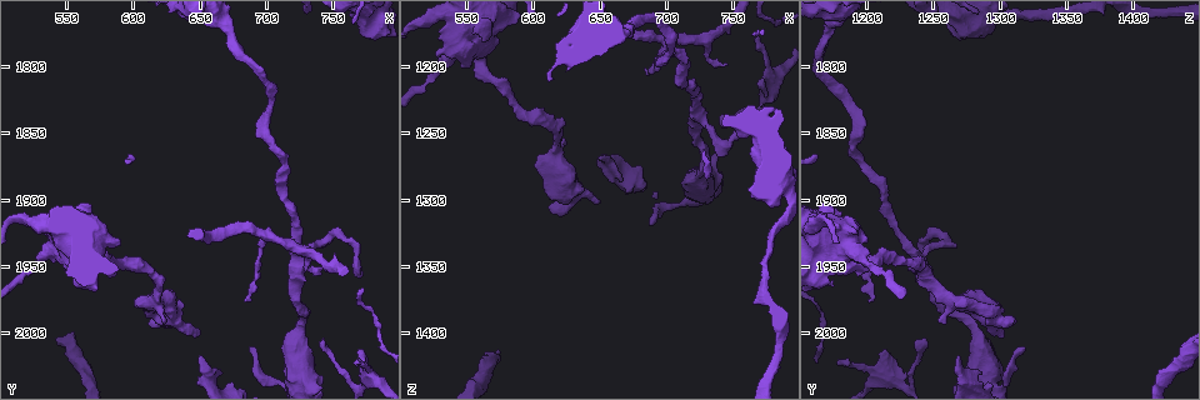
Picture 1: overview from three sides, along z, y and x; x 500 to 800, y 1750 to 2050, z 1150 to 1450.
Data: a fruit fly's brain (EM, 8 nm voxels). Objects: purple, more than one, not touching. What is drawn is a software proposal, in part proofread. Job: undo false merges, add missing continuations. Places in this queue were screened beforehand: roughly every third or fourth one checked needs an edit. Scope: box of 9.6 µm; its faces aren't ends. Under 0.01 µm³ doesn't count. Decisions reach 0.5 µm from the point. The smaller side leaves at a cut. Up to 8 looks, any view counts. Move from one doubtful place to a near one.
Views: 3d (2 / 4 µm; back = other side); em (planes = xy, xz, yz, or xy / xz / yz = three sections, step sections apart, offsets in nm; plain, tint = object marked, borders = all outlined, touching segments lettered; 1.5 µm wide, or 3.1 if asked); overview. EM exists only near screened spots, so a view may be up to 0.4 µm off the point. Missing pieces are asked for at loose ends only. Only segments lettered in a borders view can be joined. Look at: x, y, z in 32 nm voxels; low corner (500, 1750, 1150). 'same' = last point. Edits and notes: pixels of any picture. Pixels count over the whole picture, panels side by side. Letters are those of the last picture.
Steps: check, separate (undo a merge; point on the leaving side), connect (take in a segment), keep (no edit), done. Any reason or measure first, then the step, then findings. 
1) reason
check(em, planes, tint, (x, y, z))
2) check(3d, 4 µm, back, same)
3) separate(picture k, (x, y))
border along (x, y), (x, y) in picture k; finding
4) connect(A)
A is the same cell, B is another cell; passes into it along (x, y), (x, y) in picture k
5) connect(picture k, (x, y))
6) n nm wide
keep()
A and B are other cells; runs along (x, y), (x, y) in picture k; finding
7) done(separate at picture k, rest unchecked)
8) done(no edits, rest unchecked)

free end
check(3d, 2 µm, (744, 2004, 1244))

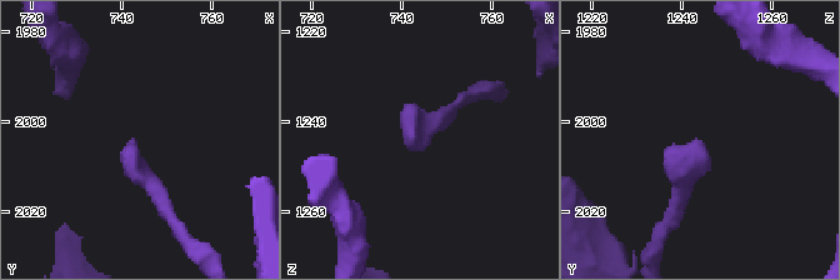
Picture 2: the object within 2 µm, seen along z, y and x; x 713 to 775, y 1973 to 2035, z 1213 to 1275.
check(em, planes, borders, (744, 2004, 1244))

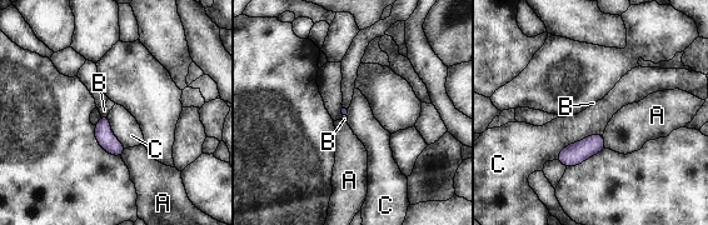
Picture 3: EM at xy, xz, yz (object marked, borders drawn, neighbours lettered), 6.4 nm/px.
connect(B)
B is the same cell, A and C are other cells; passes into it along (104, 135), (104, 116), (104, 110) in picture 3; it goes on there

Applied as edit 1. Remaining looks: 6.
branch stops here
check(em, xz, step 8, borders, (626, 1994, 1258))

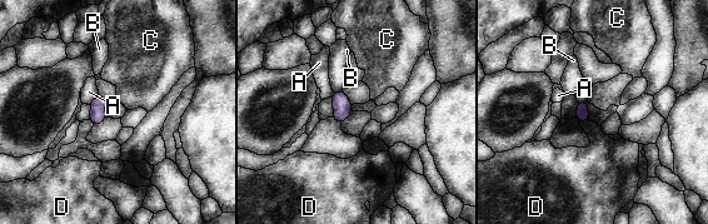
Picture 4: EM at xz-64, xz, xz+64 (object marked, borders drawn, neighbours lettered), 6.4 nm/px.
cut it another way
check(em, planes, borders, same)

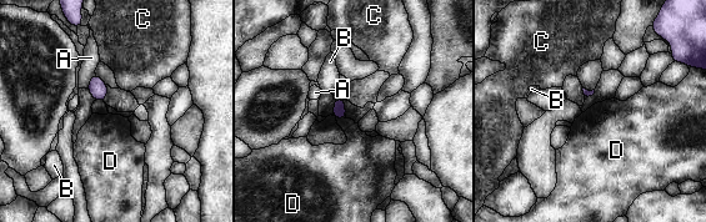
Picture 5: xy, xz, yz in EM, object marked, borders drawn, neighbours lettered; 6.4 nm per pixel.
keep()
A, B, C and D are other cells; no lettered segment goes on from it

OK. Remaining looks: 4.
check(3d, 4 µm, (700, 1928, 1180))

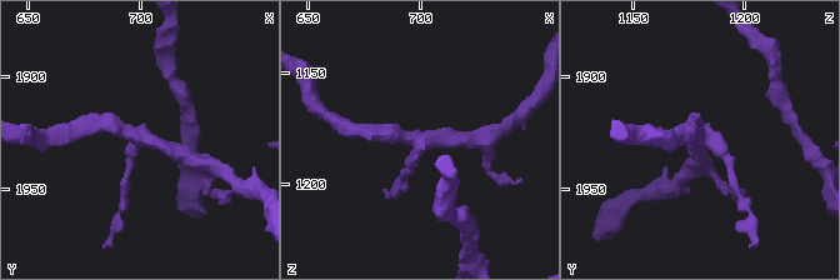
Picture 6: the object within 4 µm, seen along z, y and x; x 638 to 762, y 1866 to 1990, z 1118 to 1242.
3 arms
check(em, xz, step 4, tint, (698, 1927, 1181))

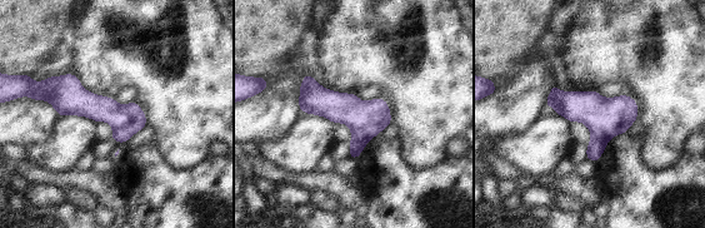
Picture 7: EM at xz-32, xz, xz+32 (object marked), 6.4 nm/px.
check(em, planes, borders, same)

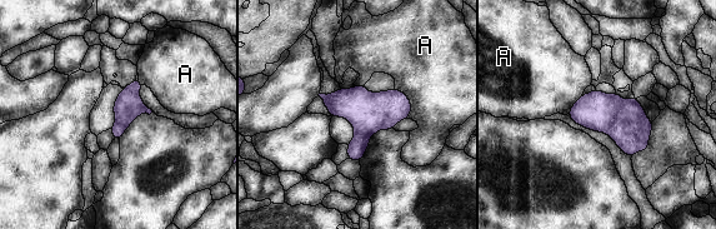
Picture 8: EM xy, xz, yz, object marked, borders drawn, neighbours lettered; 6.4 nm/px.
180 nm wide
separate(picture 8, (631, 130))
A is another cell; border along (624, 100), (609, 130) in picture 8; two cells meet here

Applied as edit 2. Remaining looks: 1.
done(connect at picture 3, separate at picture 8, rest unchecked)

